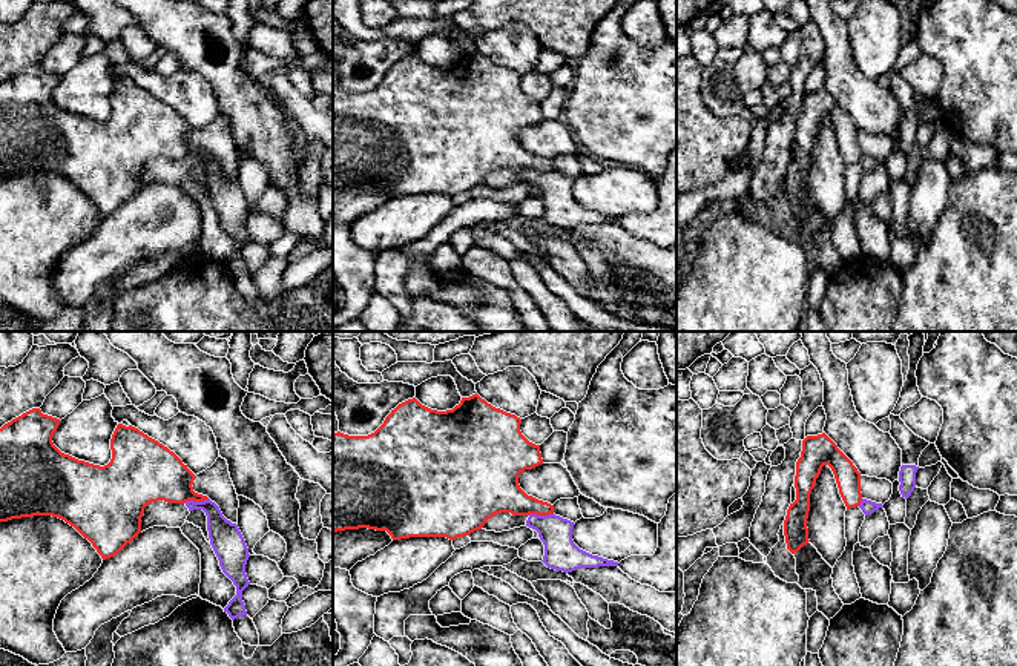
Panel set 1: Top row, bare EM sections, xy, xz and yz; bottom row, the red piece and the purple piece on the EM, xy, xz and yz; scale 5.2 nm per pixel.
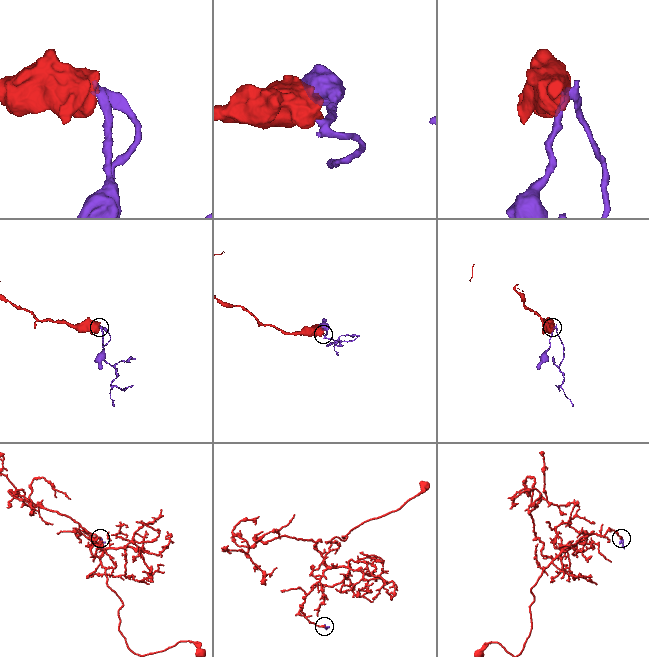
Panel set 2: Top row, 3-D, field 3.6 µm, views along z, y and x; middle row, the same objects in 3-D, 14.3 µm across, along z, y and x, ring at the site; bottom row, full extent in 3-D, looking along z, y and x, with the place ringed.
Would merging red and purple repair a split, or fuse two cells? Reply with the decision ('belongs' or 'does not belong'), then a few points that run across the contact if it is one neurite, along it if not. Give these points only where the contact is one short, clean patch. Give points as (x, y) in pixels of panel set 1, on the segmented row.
does not belong; line xz (552, 513), (528, 514)

